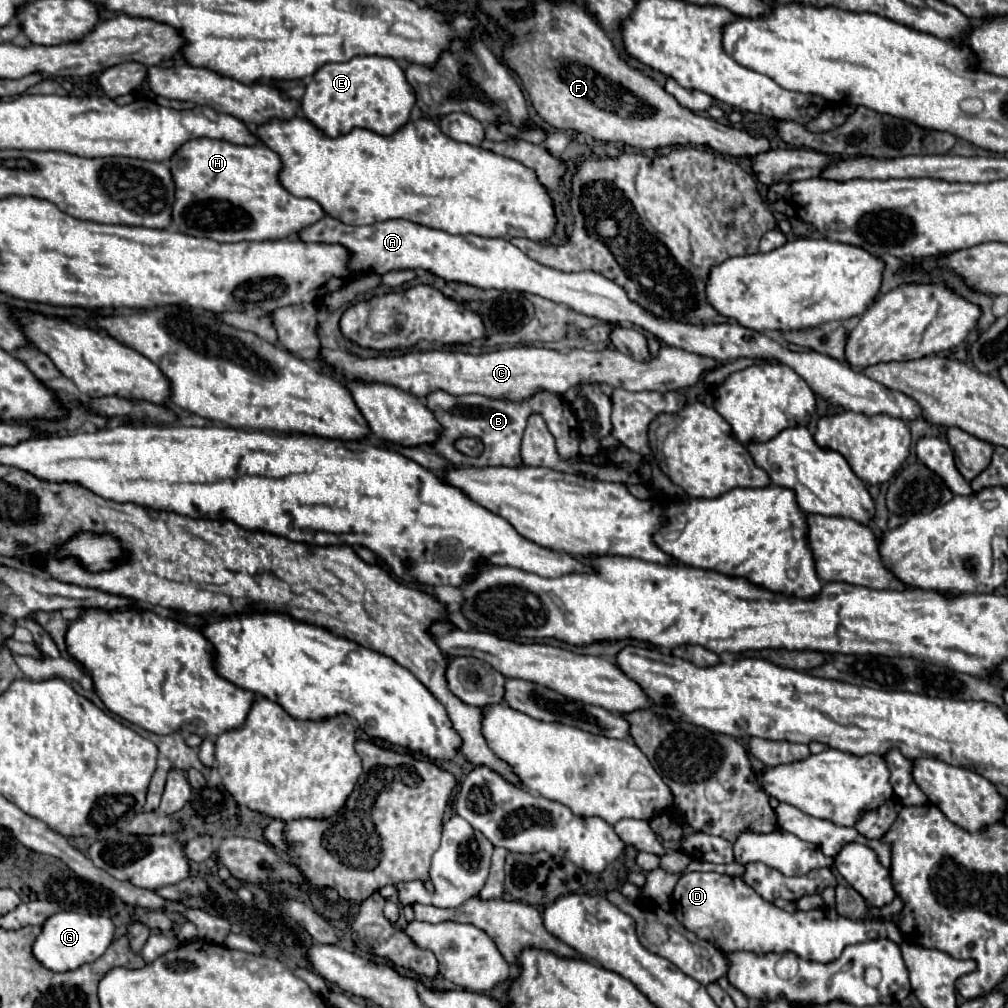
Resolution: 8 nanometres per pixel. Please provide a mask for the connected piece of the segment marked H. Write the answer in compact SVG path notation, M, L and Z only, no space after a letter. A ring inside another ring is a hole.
M190 139L168 161L176 193L172 205L172 225L192 237L208 237L220 243L234 241L268 241L296 235L302 227L324 217L322 207L314 199L300 199L290 195L278 183L280 157L266 145L234 145L222 139Z

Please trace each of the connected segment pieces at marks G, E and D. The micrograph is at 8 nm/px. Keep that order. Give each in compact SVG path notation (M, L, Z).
M60 911L50 915L46 923L40 927L40 935L32 945L32 953L42 967L54 973L66 973L86 963L94 963L106 951L112 939L114 939L114 925L108 917L82 915L76 911Z
M354 57L346 63L326 63L320 67L300 101L304 117L314 123L326 137L350 133L356 127L370 129L378 135L392 135L406 125L410 109L416 103L414 91L406 83L402 65L390 57Z
M688 873L680 877L672 893L672 911L676 919L700 939L714 943L722 951L792 951L802 959L830 963L842 955L846 945L864 943L880 937L902 943L902 933L890 921L854 921L838 915L836 909L814 909L788 913L762 899L744 879L718 873Z

